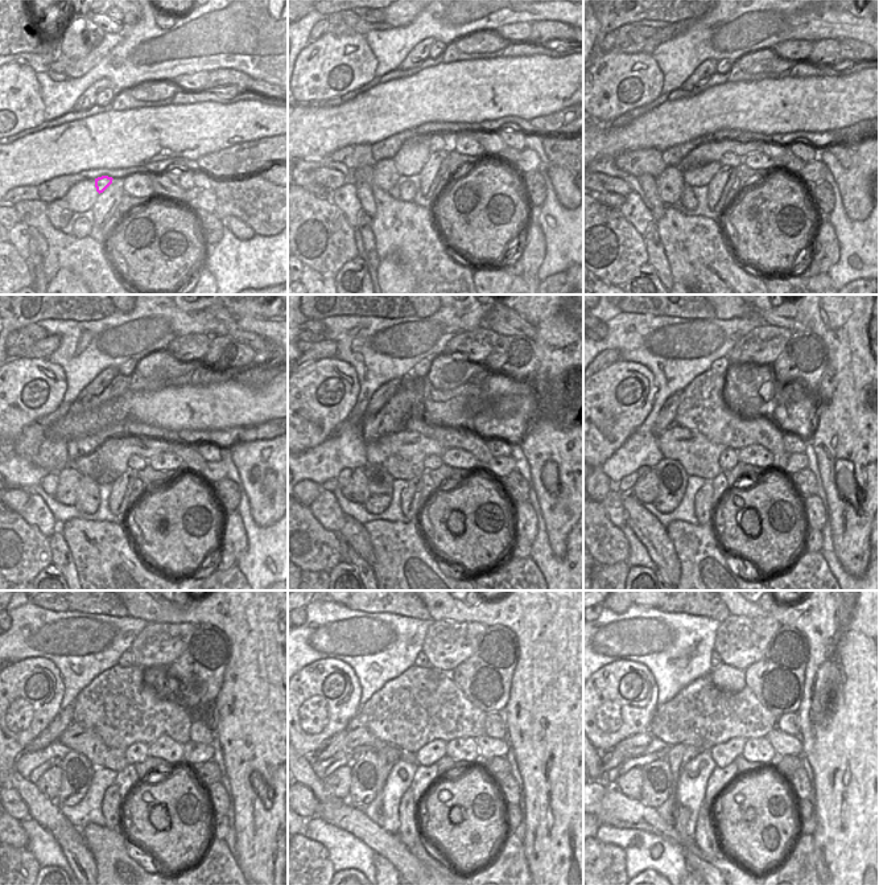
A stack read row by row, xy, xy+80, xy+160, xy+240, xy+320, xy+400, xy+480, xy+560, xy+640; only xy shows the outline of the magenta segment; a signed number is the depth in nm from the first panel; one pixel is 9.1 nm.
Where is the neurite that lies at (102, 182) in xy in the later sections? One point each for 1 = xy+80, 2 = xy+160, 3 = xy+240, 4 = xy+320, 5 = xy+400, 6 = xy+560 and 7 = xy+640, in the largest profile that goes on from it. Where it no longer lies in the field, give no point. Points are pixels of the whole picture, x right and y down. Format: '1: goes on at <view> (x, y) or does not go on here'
1: goes on at xy+80 (403, 175)
2: goes on at xy+160 (700, 176)
3: goes on at xy+240 (136, 462)
4: goes on at xy+320 (432, 462)
5: goes on at xy+400 (729, 459)
6: goes on at xy+560 (432, 752)
7: goes on at xy+640 (725, 753)

